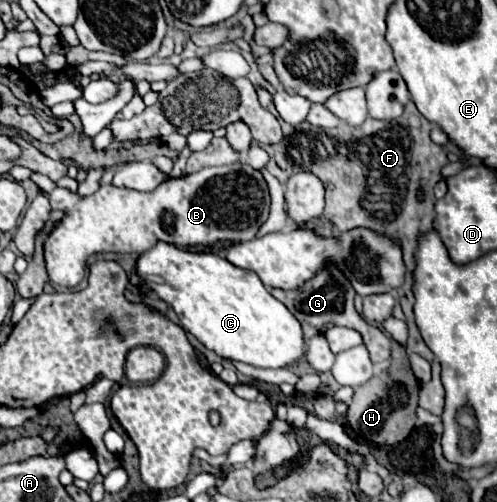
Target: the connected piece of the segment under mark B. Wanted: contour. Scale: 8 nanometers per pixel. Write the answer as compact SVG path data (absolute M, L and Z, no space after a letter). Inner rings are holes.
M237 162L231 166L215 166L215 168L203 168L195 174L187 174L181 178L169 178L161 182L151 192L137 192L129 188L115 188L115 186L101 186L91 196L79 196L77 192L71 192L67 188L55 188L51 194L51 208L57 208L63 212L63 218L55 224L49 238L45 240L45 264L47 274L51 282L73 288L73 284L79 284L85 276L87 258L95 252L135 252L141 254L149 248L153 248L159 240L175 244L179 248L183 246L209 246L219 240L231 240L231 242L243 242L253 240L261 224L269 216L269 190L267 182L261 176L259 170Z

